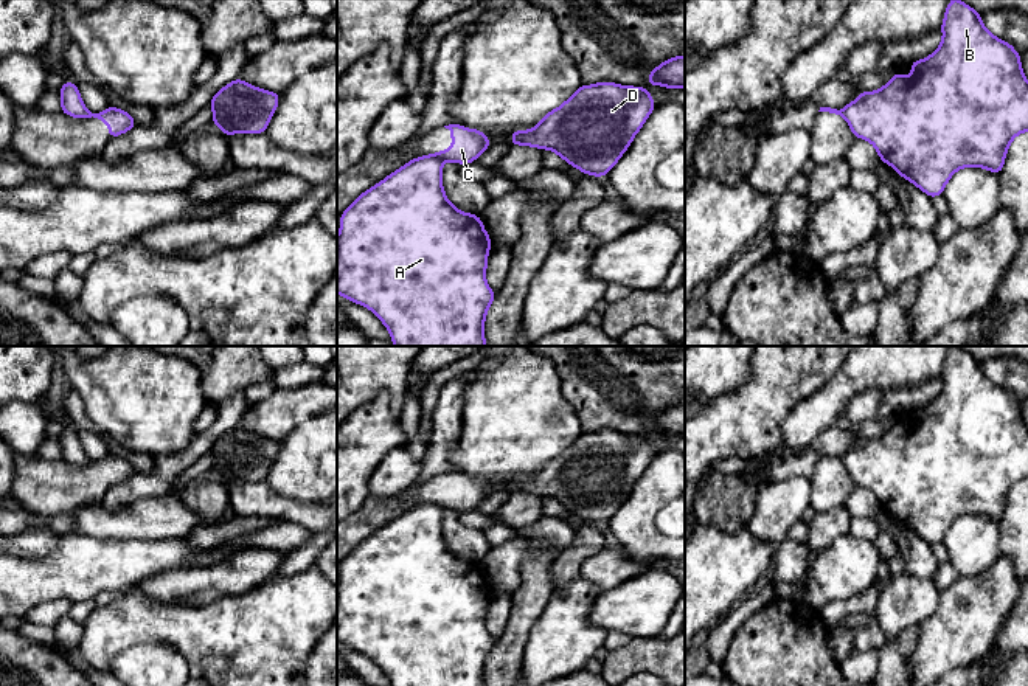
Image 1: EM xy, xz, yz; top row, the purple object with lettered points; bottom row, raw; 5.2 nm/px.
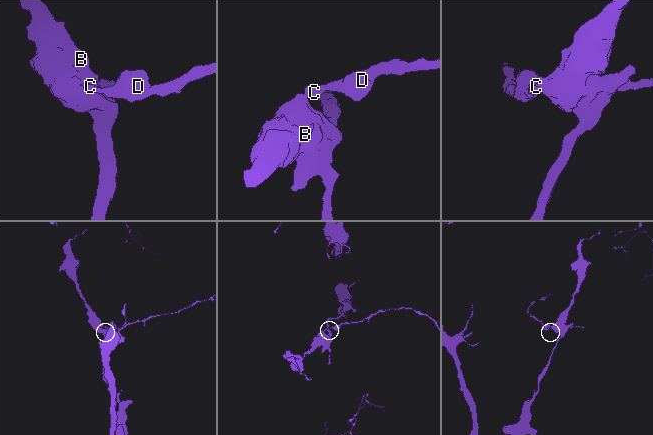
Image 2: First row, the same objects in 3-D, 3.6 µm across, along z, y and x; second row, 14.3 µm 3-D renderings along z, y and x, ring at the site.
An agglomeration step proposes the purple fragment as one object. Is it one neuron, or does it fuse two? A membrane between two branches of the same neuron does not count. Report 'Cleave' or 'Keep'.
Cleave

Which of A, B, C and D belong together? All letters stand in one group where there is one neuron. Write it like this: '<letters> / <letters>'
A B / C D

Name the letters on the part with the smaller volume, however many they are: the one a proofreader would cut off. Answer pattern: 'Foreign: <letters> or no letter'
Foreign: C, D

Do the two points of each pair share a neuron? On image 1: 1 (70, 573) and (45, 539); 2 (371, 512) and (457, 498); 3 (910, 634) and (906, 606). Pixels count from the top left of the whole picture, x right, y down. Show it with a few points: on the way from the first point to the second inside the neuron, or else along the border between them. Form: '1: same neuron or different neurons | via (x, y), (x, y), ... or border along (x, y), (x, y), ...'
1: different neurons | border along (65, 534), (52, 551), (41, 557), (17, 556)
2: same neuron | via (393, 506), (416, 494), (435, 494)
3: different neurons | border along (918, 624), (909, 626), (896, 637), (885, 640)

